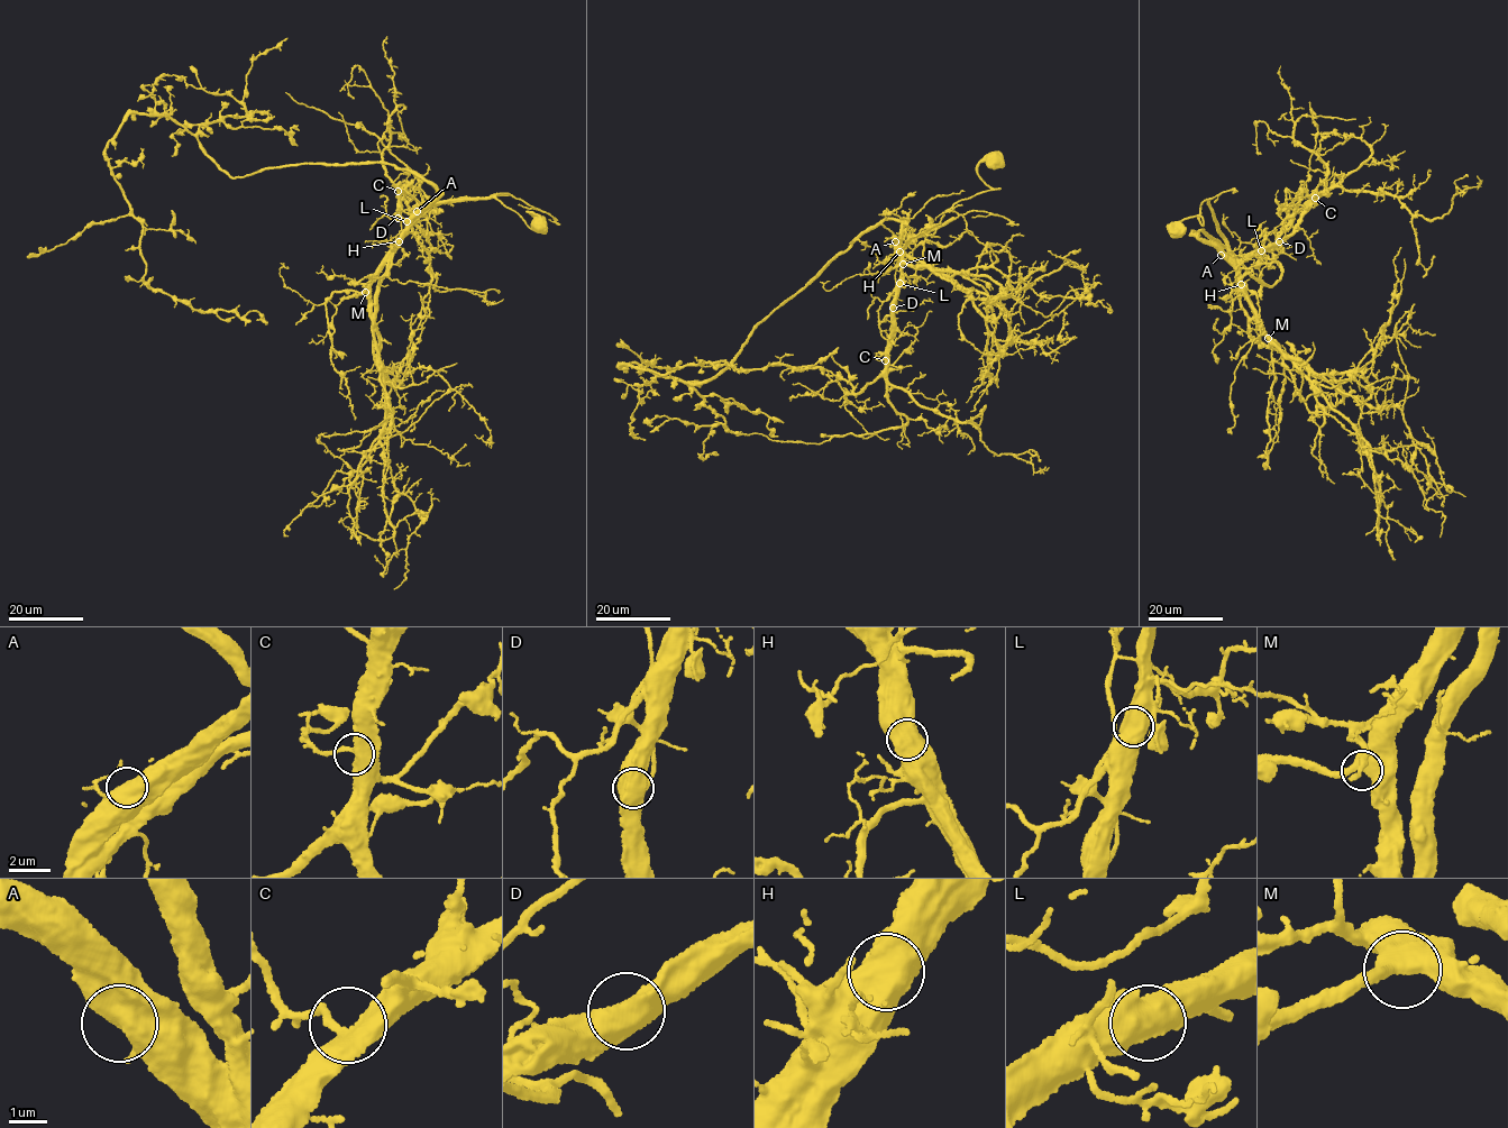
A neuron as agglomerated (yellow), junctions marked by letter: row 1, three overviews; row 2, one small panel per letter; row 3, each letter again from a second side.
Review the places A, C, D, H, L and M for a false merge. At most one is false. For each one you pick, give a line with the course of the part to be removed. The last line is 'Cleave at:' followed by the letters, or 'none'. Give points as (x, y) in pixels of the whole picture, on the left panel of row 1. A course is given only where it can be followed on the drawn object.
H: course (399, 241), (371, 326), (386, 423), (362, 468), (357, 530), (377, 539), (392, 505), (421, 478)
Cleave at: H

